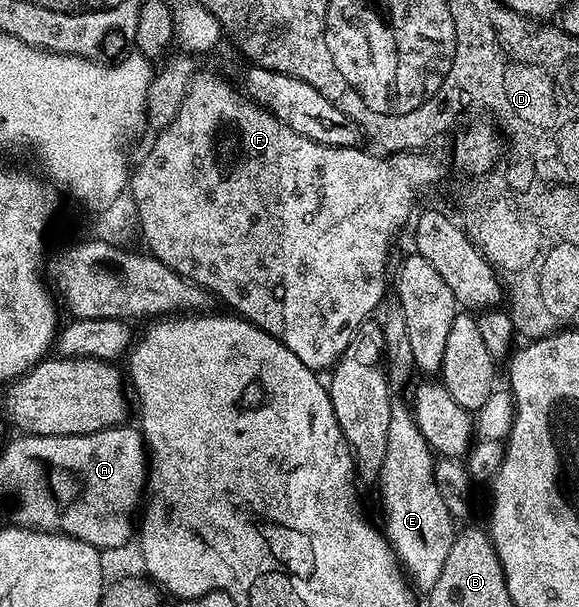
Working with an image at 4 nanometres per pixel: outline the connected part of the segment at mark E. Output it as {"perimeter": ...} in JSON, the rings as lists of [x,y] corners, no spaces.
{"perimeter":[[[391,395],[388,418],[388,450],[384,450],[382,471],[377,483],[382,484],[382,508],[386,511],[384,535],[395,552],[398,561],[408,573],[415,589],[429,590],[436,586],[448,552],[456,535],[456,521],[450,516],[441,494],[441,487],[434,477],[436,453],[420,432],[411,405]]]}

